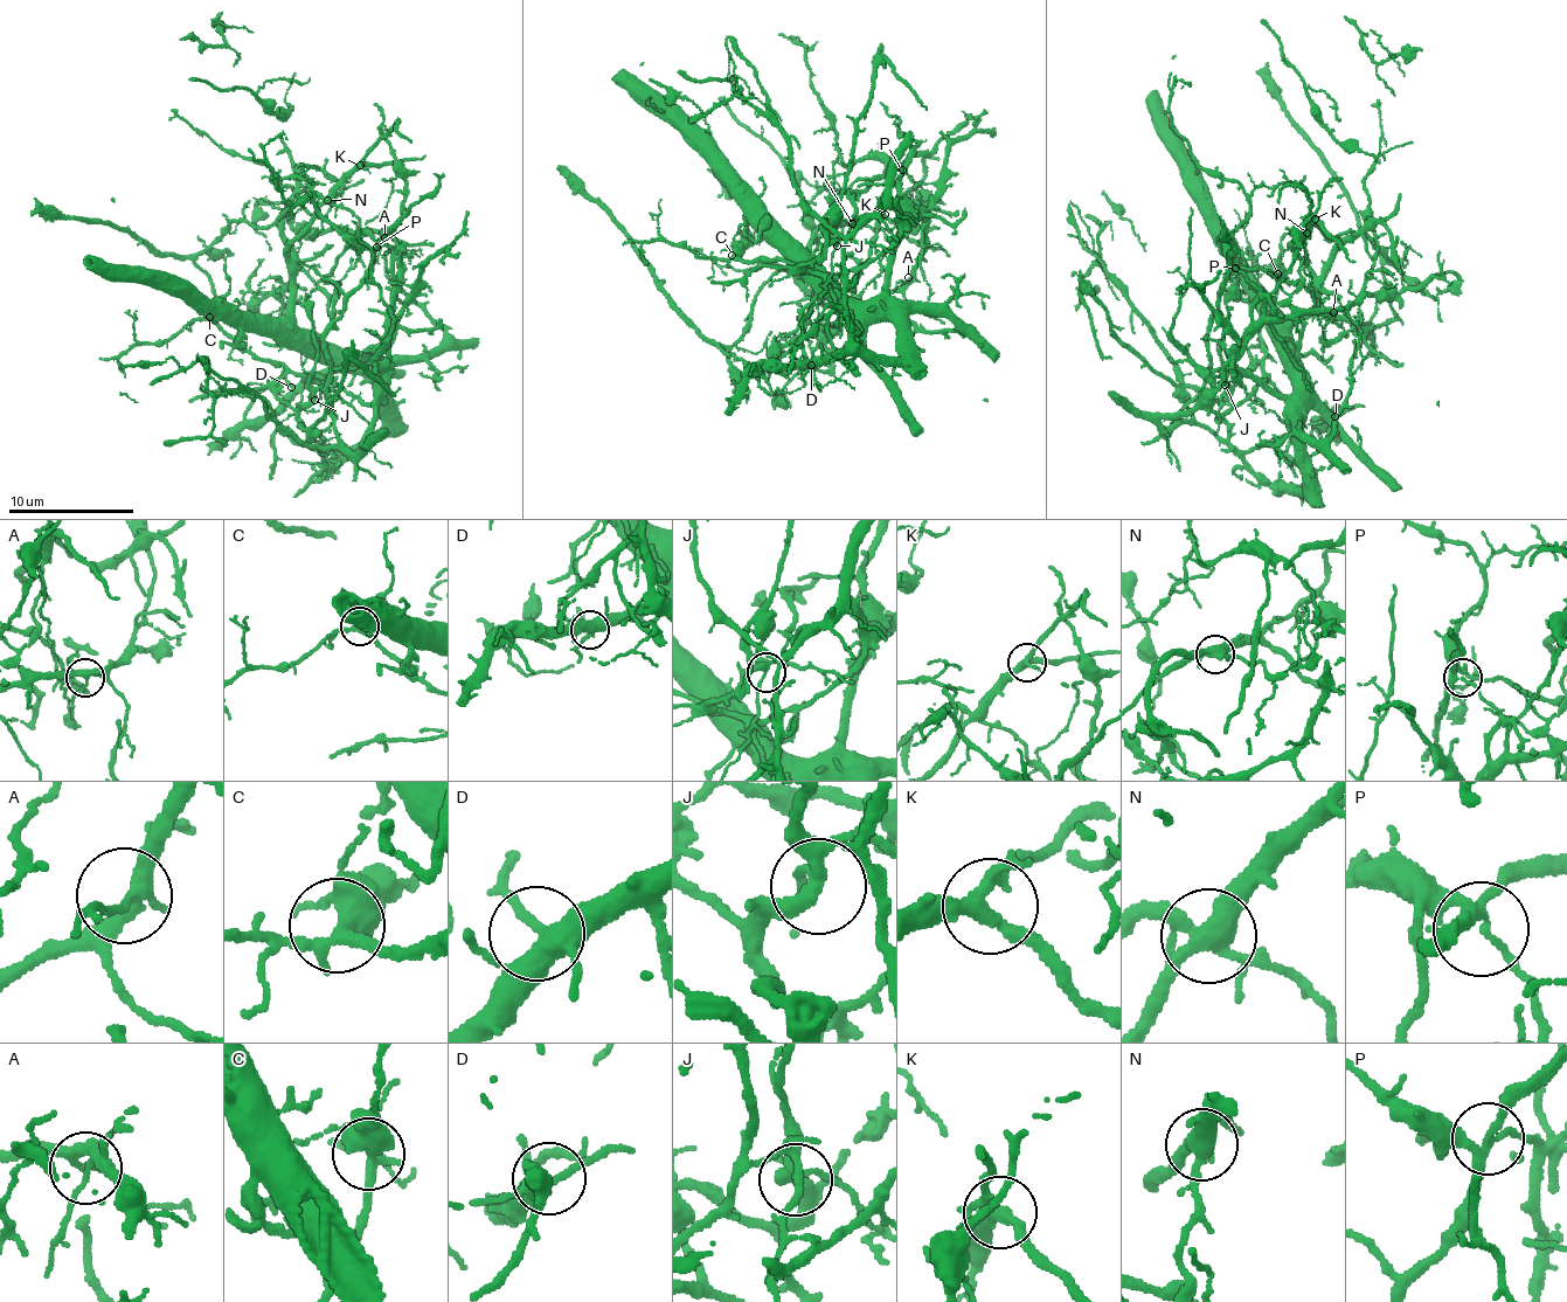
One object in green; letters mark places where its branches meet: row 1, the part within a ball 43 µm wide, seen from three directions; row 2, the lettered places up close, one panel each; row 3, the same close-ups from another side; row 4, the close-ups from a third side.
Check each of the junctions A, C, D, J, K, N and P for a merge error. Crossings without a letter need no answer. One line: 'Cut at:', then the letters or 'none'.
Cut at: N, P

